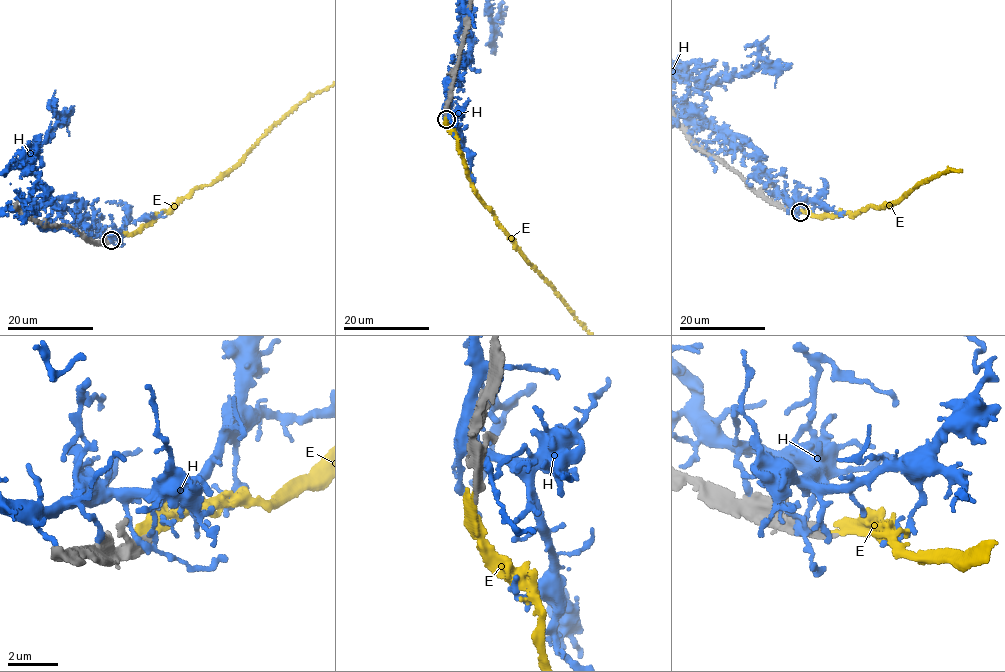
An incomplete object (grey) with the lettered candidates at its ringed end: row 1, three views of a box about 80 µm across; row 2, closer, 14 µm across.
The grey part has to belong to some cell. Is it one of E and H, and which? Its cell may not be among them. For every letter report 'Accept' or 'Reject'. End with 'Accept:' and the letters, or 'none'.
E: Accept
H: Reject
Accept: E

